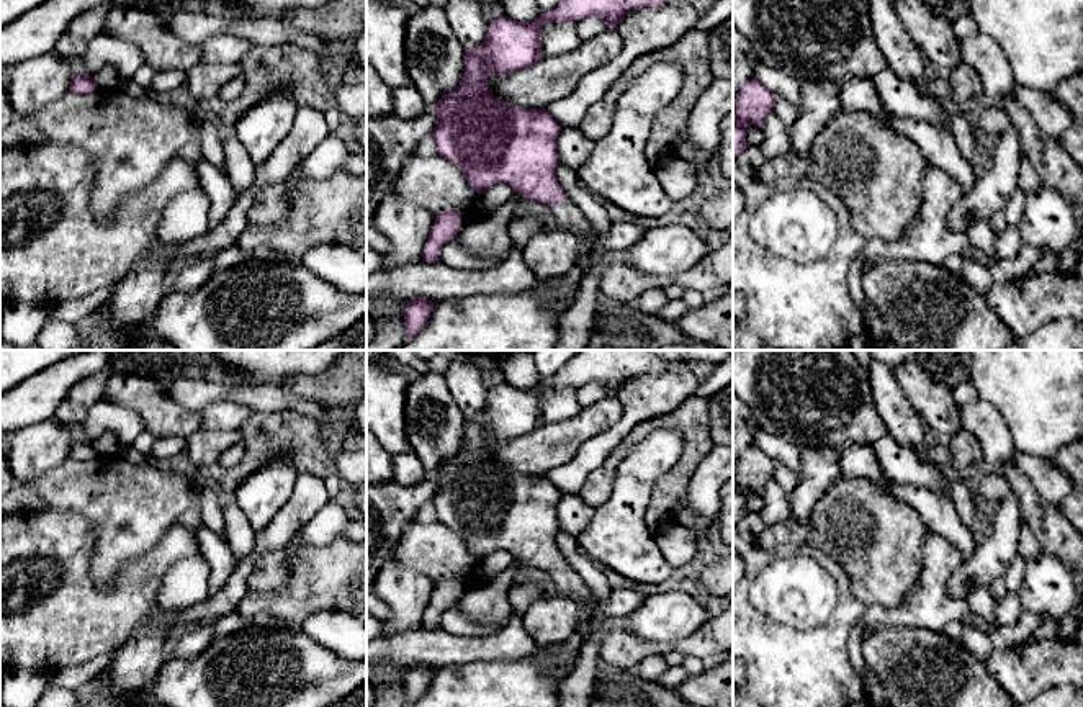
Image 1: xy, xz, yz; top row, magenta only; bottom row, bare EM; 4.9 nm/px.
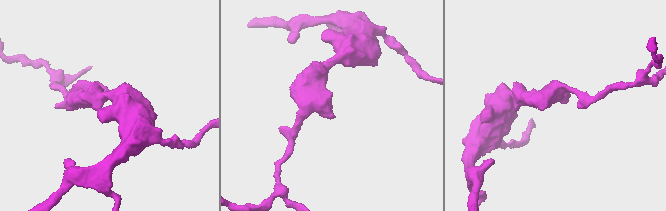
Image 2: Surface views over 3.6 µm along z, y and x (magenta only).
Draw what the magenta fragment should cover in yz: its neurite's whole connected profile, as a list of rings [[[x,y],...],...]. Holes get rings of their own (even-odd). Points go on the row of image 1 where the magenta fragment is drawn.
[[[744,82],[733,98],[733,162],[748,147],[746,131],[751,124],[762,126],[766,116],[774,111],[775,97],[761,82]]]

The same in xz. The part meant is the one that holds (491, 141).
[[[563,0],[555,10],[540,13],[533,21],[515,21],[501,16],[488,25],[488,34],[481,46],[465,51],[465,74],[458,87],[443,95],[432,108],[437,123],[432,139],[437,154],[455,164],[466,177],[474,193],[483,195],[496,183],[509,185],[514,193],[525,200],[548,205],[559,224],[559,229],[591,237],[591,223],[579,206],[573,203],[556,180],[559,157],[556,137],[559,123],[546,110],[524,110],[501,101],[492,95],[488,74],[506,75],[525,69],[543,59],[540,26],[546,23],[581,21],[597,16],[605,21],[607,31],[631,10],[658,8],[667,0]]]

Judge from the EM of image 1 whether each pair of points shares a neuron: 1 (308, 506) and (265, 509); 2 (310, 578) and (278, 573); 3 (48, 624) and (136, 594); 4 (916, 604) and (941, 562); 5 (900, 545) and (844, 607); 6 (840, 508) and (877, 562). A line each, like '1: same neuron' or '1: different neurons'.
1: different neurons
2: different neurons
3: same neuron
4: same neuron
5: different neurons
6: same neuron

